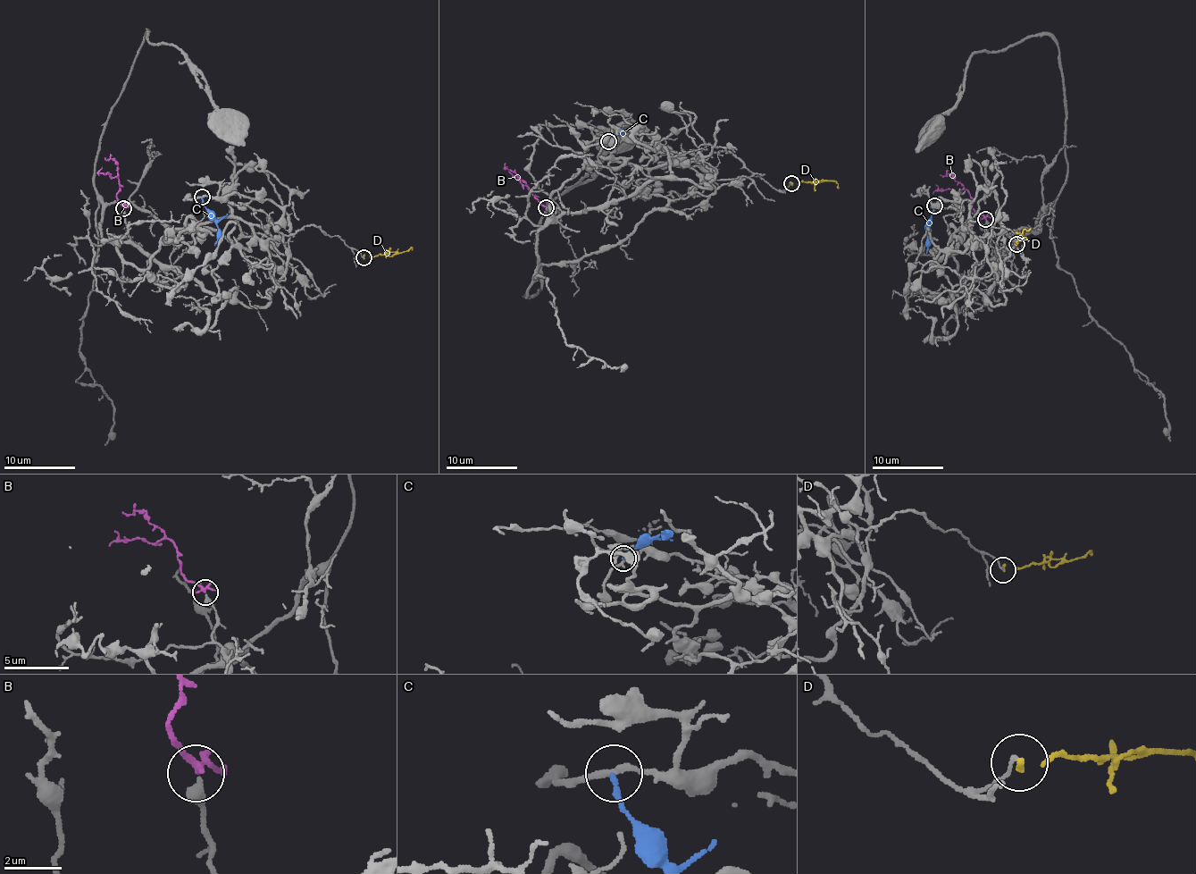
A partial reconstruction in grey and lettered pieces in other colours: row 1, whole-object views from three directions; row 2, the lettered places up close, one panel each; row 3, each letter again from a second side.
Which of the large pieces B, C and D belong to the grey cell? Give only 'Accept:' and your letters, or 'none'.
Accept: B

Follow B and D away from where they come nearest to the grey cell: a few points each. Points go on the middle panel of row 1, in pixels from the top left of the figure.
B: (547, 206), (506, 168), (506, 163)
D: (791, 182), (835, 180), (838, 189)

